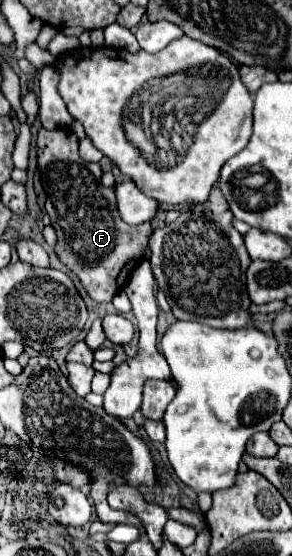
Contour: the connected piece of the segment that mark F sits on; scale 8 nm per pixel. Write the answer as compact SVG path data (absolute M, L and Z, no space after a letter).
M40 128L36 144L40 180L46 192L46 212L58 234L56 254L82 280L96 302L110 302L142 260L142 250L148 244L152 228L150 224L126 224L118 216L114 190L102 188L100 164L80 158L78 138L70 128Z

